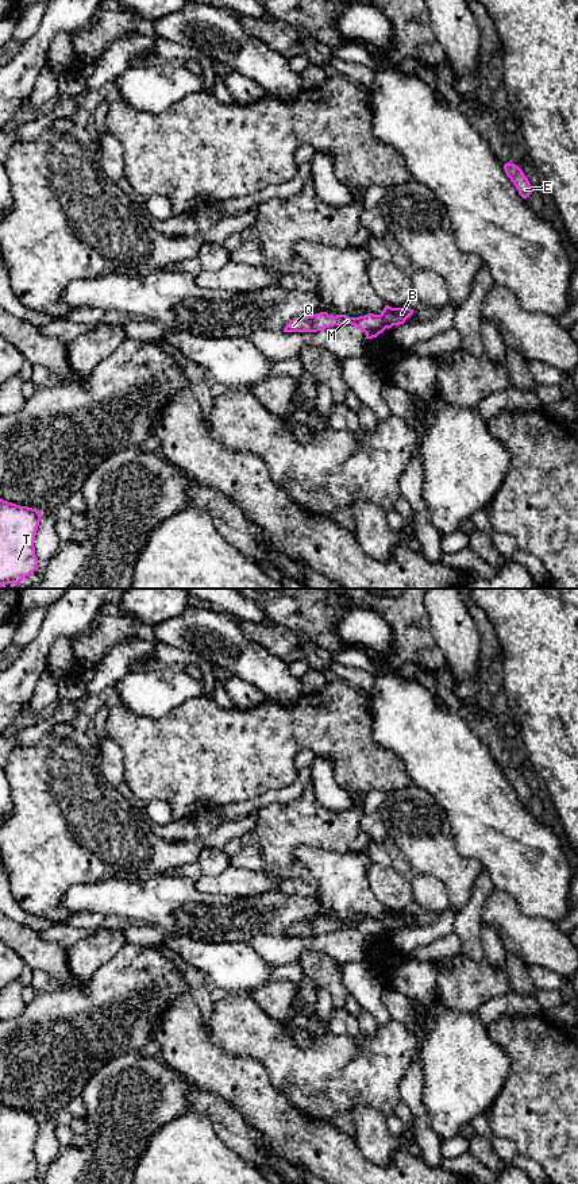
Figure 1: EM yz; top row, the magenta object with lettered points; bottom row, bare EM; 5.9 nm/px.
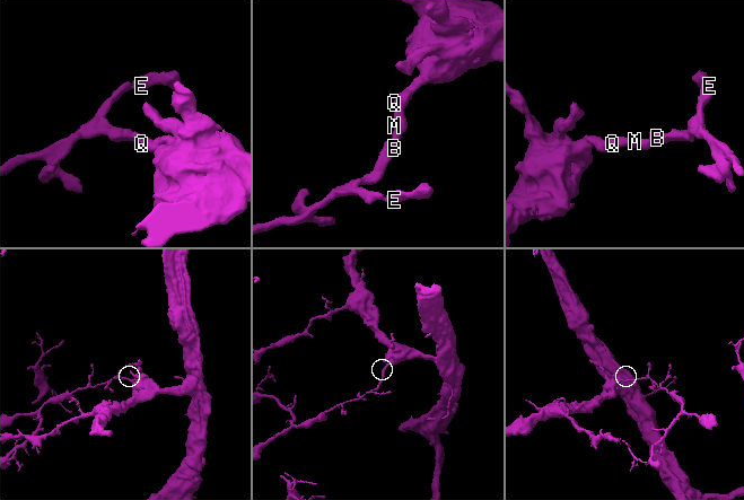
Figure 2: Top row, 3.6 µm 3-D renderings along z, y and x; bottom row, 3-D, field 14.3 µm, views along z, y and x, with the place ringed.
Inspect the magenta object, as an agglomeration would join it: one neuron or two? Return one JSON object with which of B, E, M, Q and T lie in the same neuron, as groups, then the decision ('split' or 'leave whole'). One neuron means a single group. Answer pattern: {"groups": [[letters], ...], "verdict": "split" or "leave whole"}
{"groups": [["B", "E"], ["M", "Q", "T"]], "verdict": "split"}

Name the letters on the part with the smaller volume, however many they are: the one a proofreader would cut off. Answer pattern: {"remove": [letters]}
{"remove": ["B", "E"]}

